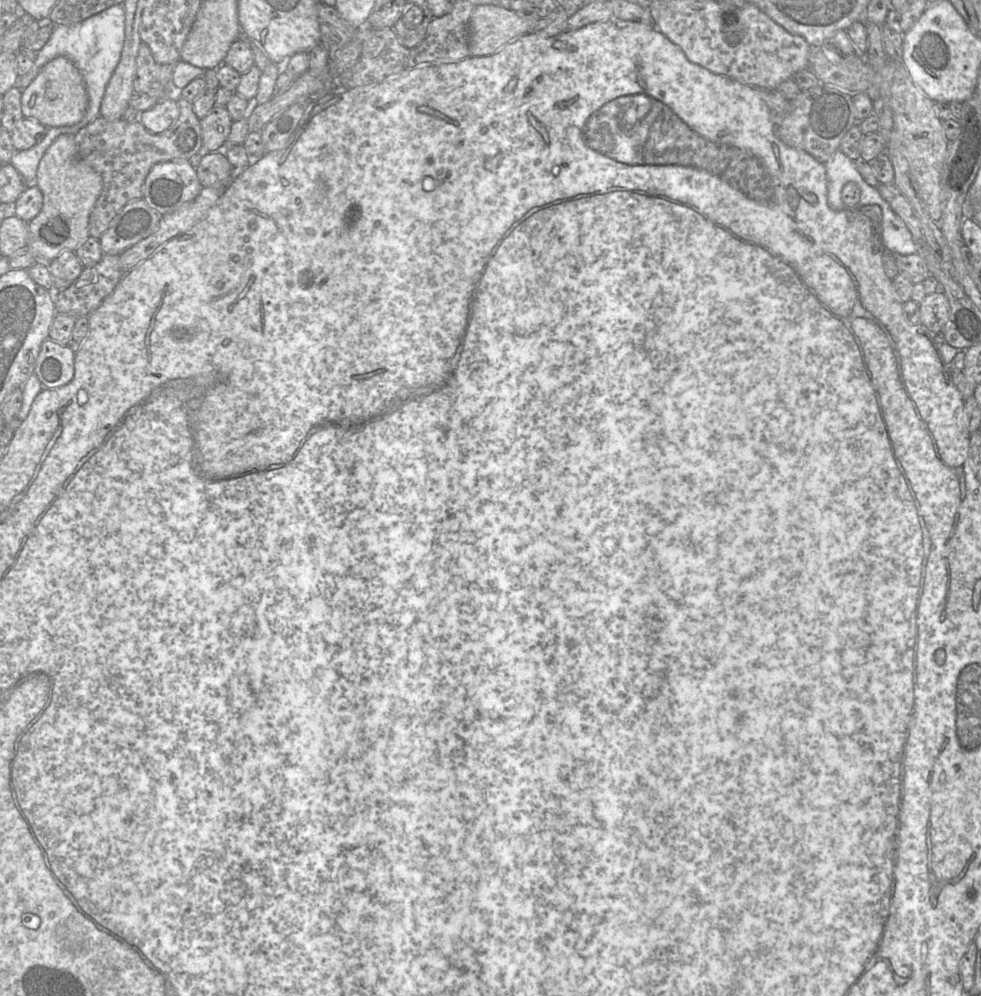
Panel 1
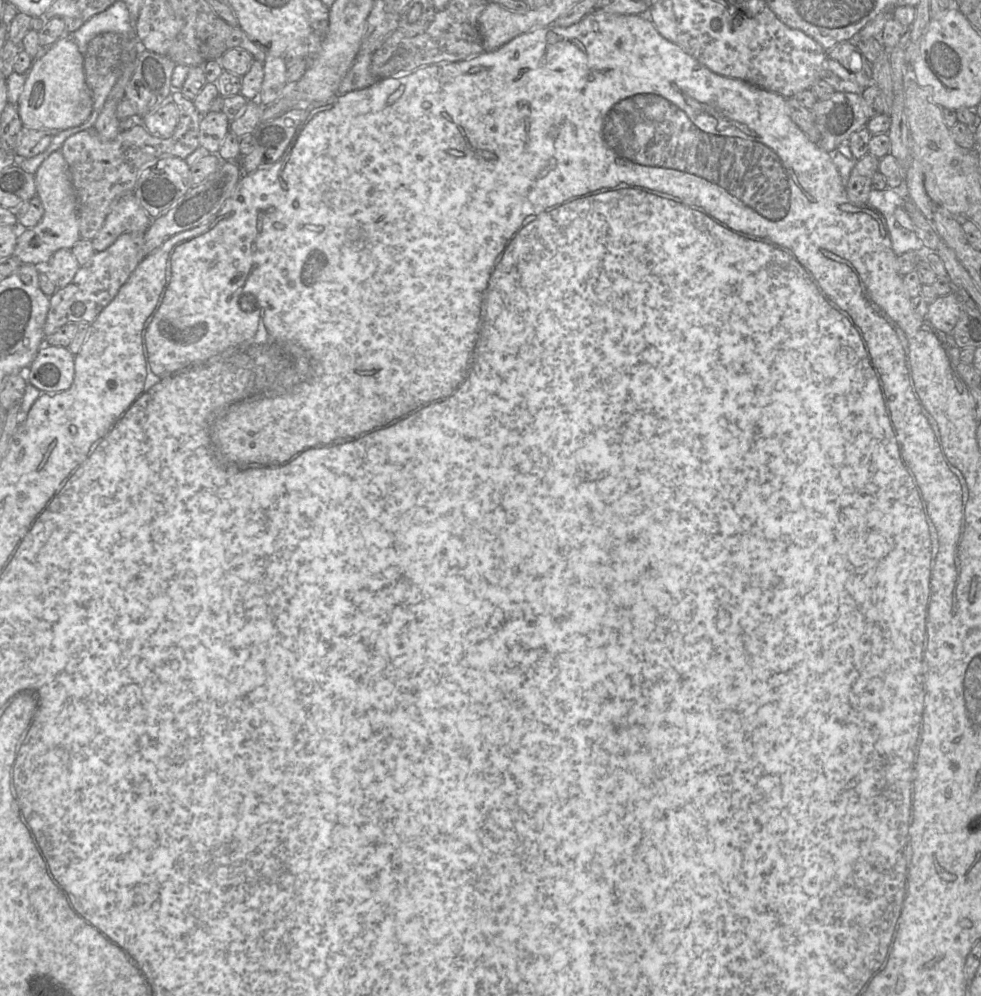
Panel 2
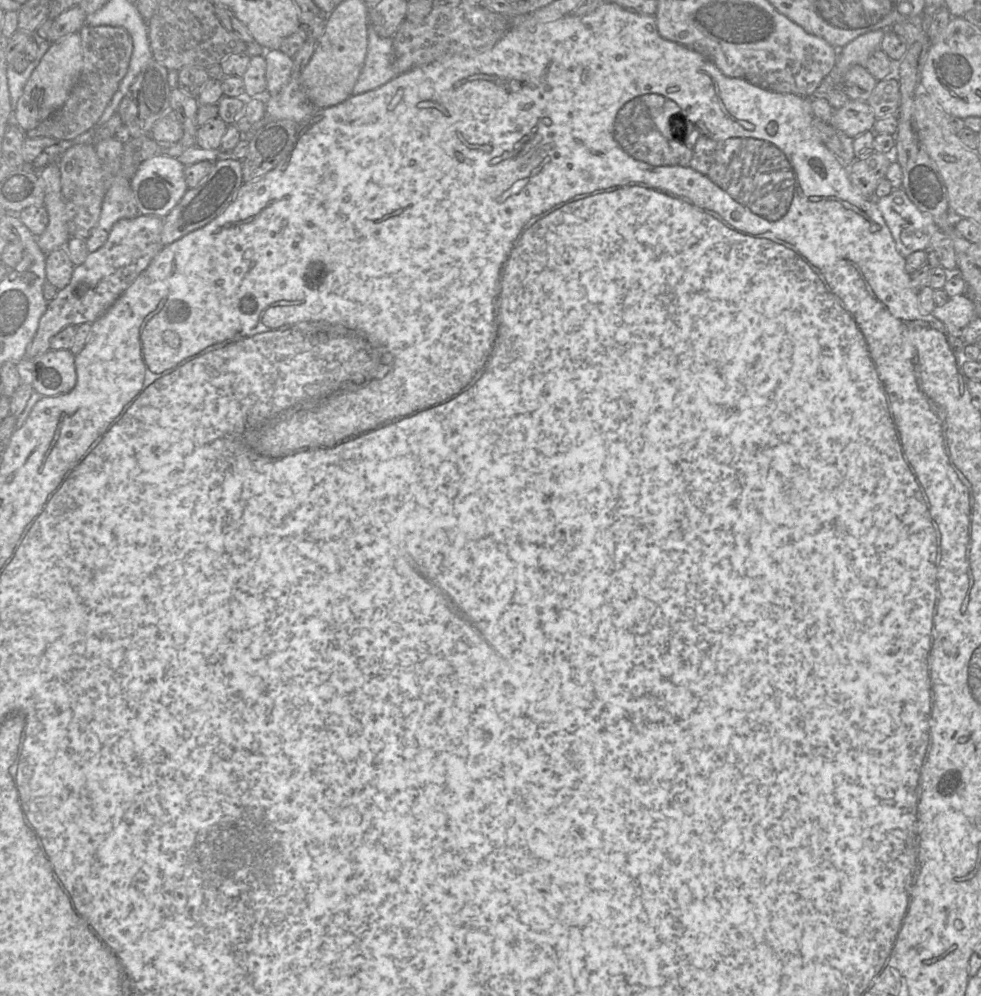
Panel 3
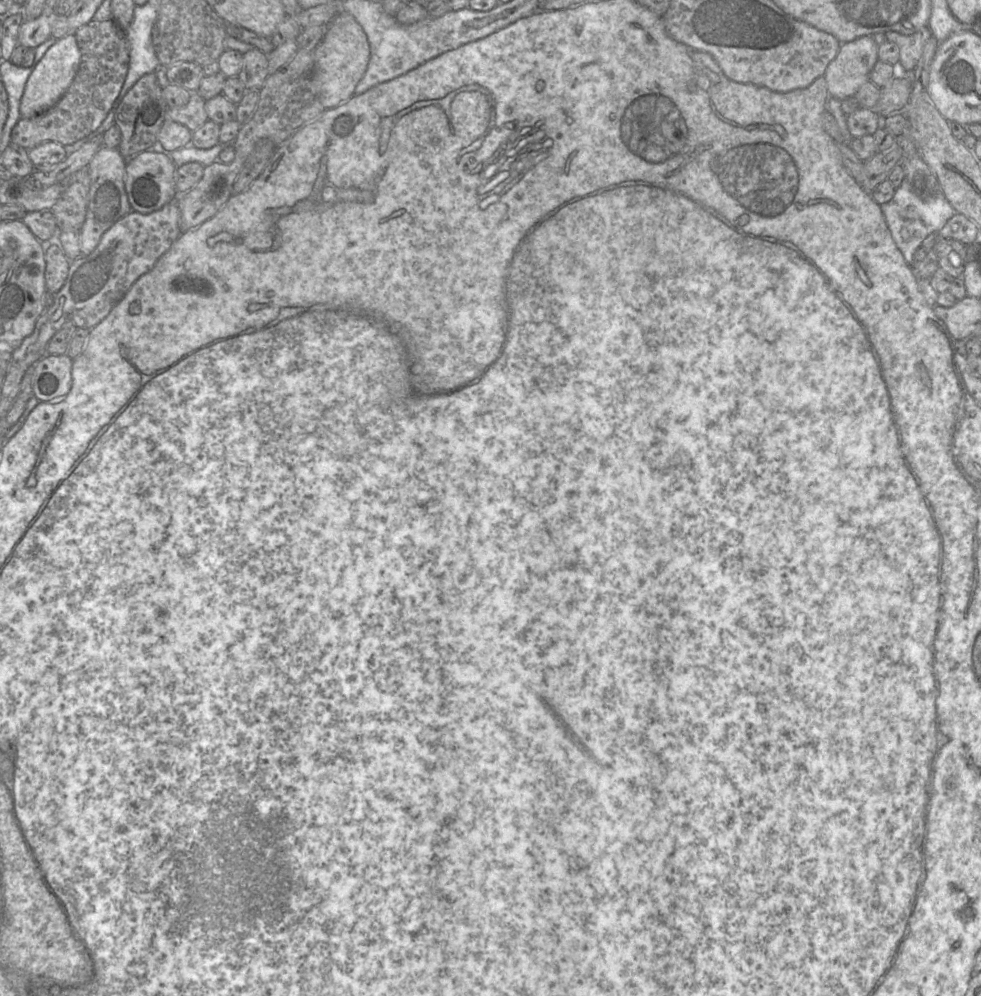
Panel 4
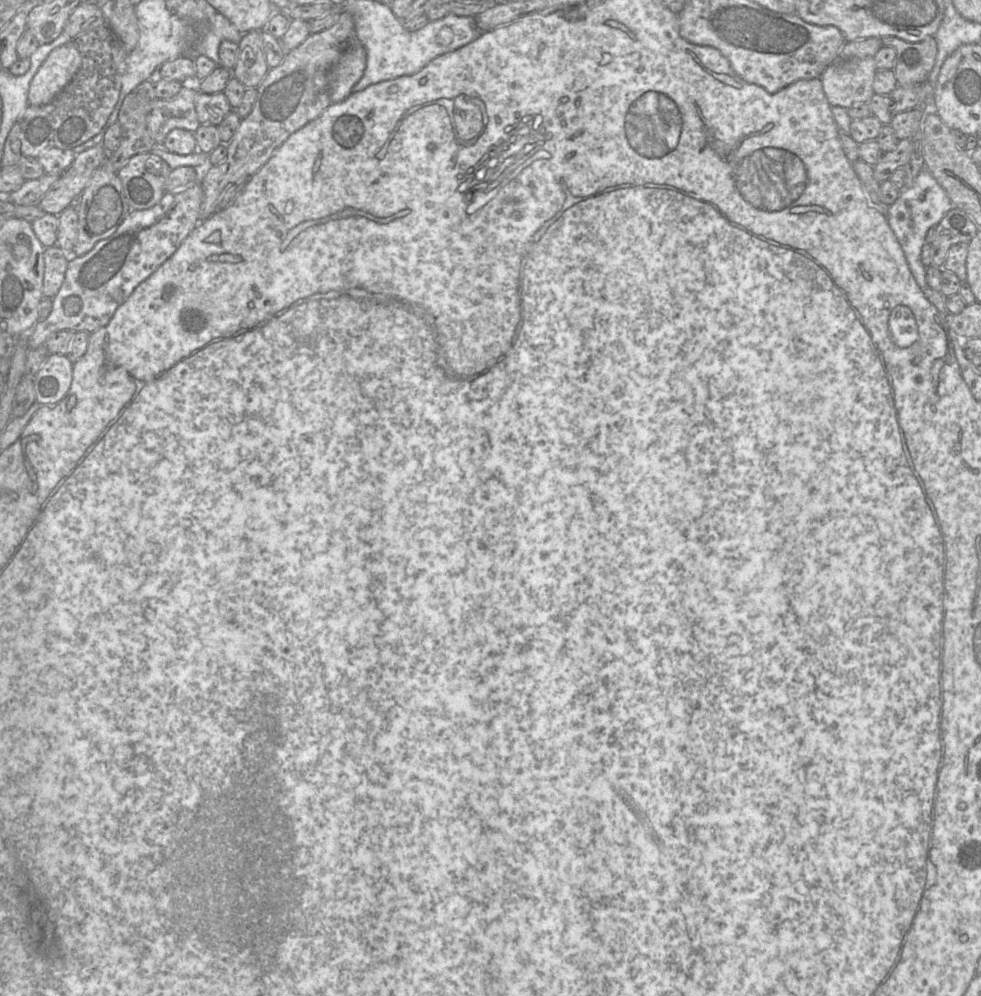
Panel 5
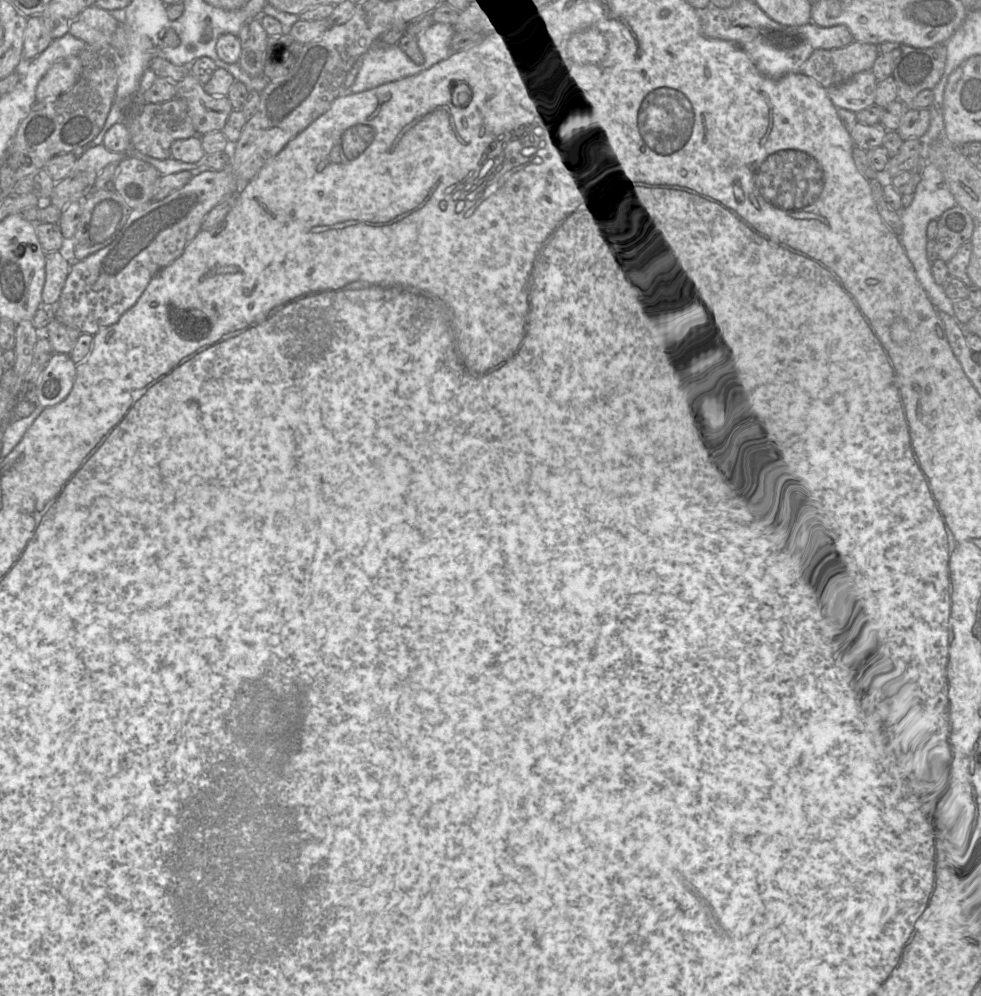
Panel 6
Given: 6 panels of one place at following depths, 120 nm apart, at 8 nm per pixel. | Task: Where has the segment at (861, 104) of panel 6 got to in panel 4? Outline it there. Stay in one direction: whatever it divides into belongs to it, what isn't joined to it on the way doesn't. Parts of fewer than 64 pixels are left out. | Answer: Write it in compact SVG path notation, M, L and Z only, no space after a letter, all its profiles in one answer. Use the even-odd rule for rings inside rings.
M872 36L841 44L836 58L824 73L830 98L843 100L854 97L859 88L870 80L870 73L878 61L878 48Z

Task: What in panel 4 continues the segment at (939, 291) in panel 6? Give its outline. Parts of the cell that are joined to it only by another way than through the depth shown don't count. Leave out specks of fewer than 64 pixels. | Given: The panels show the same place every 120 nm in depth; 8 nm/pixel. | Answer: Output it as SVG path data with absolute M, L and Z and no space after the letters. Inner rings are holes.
M906 180L895 189L889 202L878 206L896 246L908 264L912 263L914 253L921 247L924 239L931 233L937 233L957 213L943 193L933 200L922 200L911 190Z

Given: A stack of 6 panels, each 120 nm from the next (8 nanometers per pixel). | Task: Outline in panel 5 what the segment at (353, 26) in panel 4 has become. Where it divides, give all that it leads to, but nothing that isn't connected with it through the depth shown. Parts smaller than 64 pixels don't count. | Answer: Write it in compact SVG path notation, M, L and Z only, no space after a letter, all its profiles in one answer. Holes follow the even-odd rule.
M353 41L340 55L329 72L329 95L332 103L347 98L364 74L367 53L363 45Z

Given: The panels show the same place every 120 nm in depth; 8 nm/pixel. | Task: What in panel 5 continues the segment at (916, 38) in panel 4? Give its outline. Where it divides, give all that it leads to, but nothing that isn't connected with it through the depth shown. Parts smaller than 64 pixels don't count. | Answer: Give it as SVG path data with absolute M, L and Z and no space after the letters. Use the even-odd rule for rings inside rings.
M934 36L920 42L907 42L898 37L881 38L882 46L893 47L896 64L893 68L898 85L922 85L935 65L938 47Z

